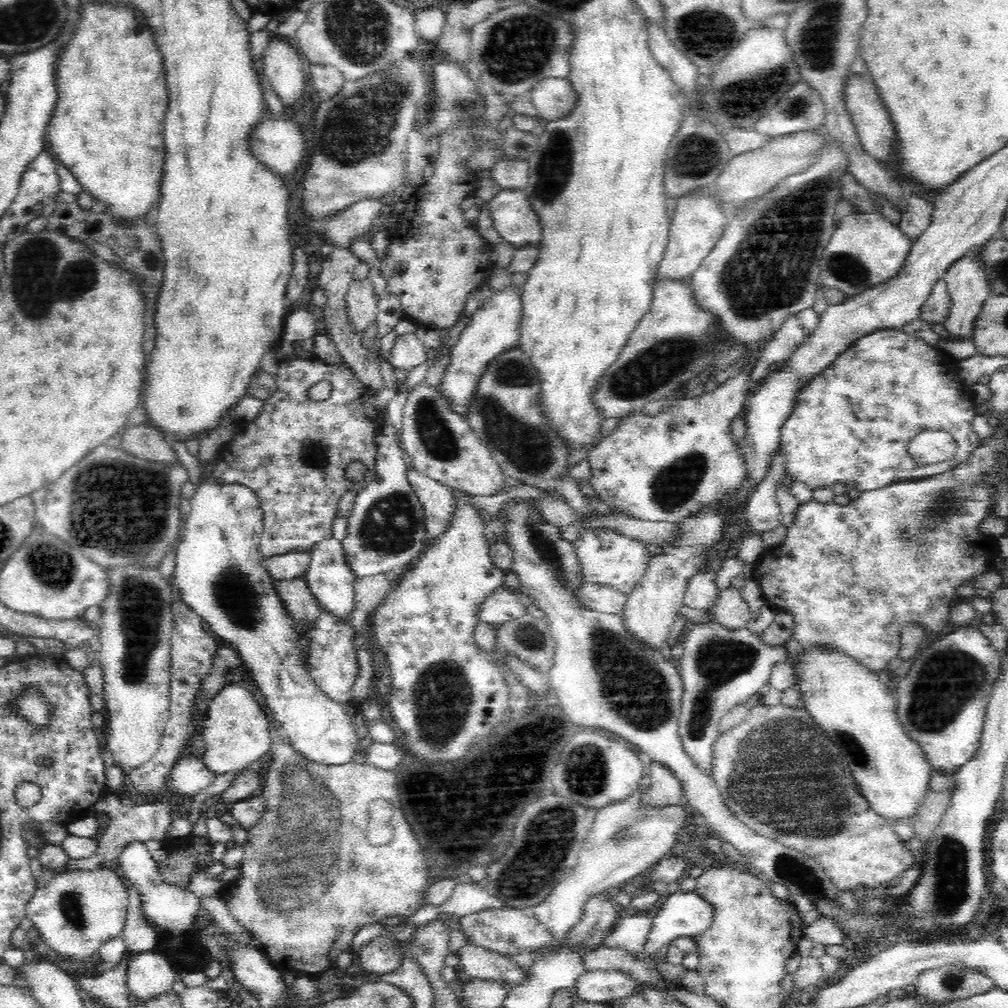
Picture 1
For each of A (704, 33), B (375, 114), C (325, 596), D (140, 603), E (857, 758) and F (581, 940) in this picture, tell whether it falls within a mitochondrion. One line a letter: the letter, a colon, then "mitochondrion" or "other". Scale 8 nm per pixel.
A: mitochondrion
B: mitochondrion
C: other
D: mitochondrion
E: mitochondrion
F: other

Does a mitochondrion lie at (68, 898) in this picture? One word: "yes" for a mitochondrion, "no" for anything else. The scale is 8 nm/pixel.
yes

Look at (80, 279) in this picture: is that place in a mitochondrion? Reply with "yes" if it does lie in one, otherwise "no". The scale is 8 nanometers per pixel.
yes

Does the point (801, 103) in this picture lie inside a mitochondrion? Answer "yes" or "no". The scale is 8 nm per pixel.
yes

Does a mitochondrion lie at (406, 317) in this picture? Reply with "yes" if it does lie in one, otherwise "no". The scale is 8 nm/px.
no

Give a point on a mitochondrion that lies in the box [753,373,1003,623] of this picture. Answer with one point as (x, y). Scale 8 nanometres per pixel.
(942, 507)

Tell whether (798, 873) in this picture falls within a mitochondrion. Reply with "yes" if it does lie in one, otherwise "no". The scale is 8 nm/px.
yes

